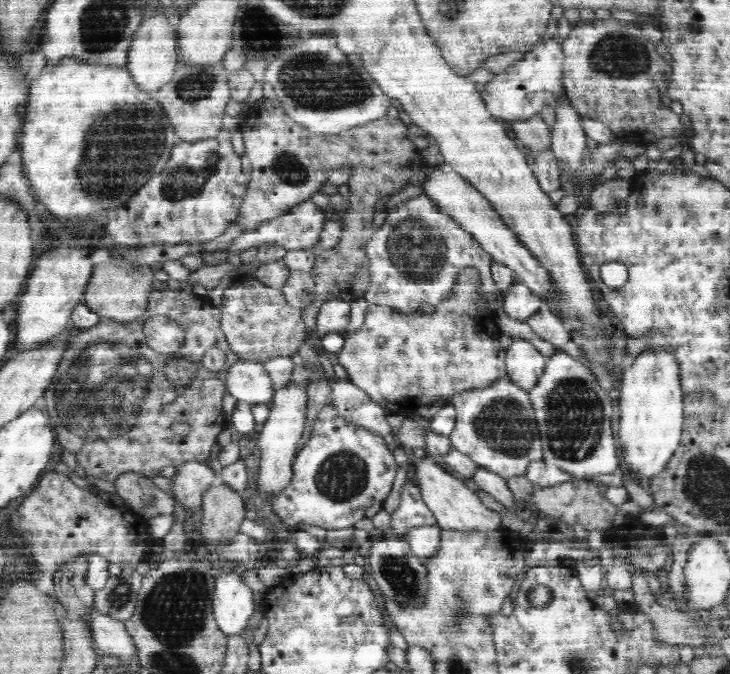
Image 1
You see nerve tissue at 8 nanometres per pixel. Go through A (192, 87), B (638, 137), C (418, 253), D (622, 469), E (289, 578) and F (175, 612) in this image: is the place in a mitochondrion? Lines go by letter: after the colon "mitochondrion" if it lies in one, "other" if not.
A: mitochondrion
B: other
C: mitochondrion
D: other
E: other
F: mitochondrion

